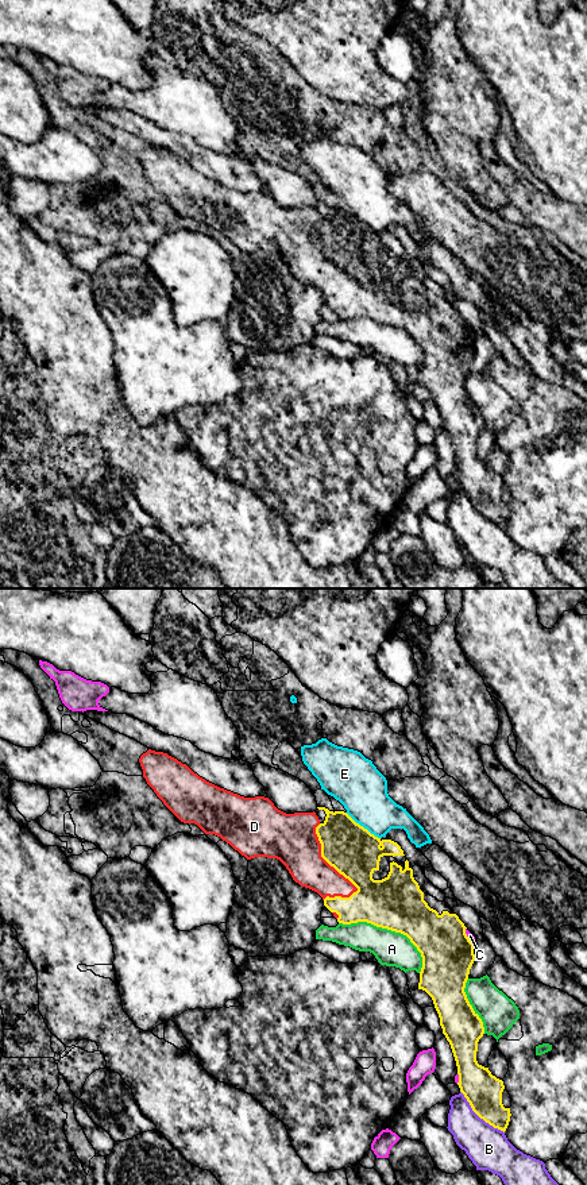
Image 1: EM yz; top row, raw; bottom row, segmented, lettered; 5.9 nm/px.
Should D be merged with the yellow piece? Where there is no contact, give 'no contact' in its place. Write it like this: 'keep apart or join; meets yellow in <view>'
join; meets yellow in yz

